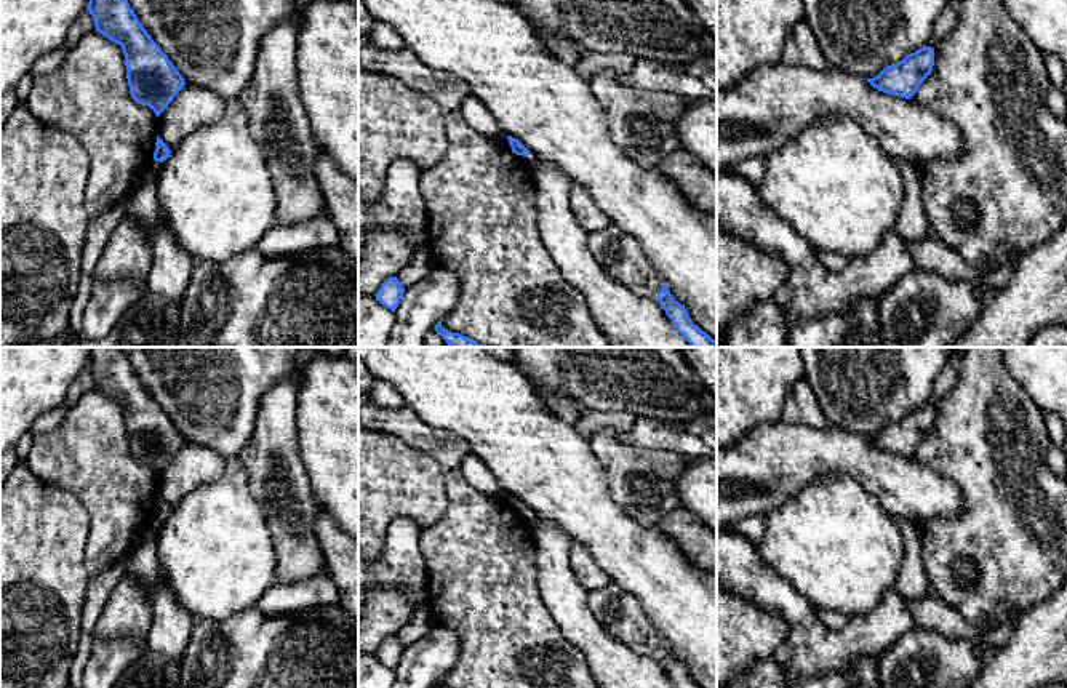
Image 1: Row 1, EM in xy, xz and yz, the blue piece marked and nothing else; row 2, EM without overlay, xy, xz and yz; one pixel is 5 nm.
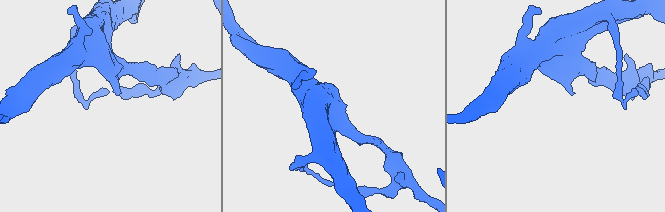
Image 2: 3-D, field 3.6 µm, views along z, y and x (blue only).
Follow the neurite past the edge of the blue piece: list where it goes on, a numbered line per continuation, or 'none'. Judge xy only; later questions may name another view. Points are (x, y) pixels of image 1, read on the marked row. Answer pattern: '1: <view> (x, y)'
1: xy (152, 167)

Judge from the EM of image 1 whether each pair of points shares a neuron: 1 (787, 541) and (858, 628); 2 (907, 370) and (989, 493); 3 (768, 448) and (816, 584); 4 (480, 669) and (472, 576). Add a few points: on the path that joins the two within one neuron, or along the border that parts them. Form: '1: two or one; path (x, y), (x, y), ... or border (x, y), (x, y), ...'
1: two; border (882, 596), (882, 600), (869, 613), (850, 618)
2: two; border (938, 400), (935, 407)
3: two; border (818, 477), (765, 514)
4: one; path (480, 647), (480, 599)

